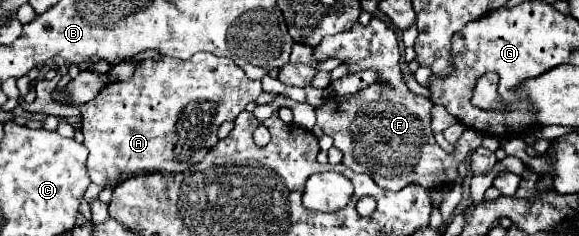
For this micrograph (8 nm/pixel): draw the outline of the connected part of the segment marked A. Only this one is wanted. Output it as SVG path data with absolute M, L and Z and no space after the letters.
M198 52L190 60L176 60L160 56L138 64L134 76L124 82L112 82L82 108L84 146L90 150L86 168L88 176L98 186L116 186L118 178L132 174L160 174L172 176L186 172L198 164L218 142L218 128L236 116L262 94L260 80L250 80L244 70L230 58Z

